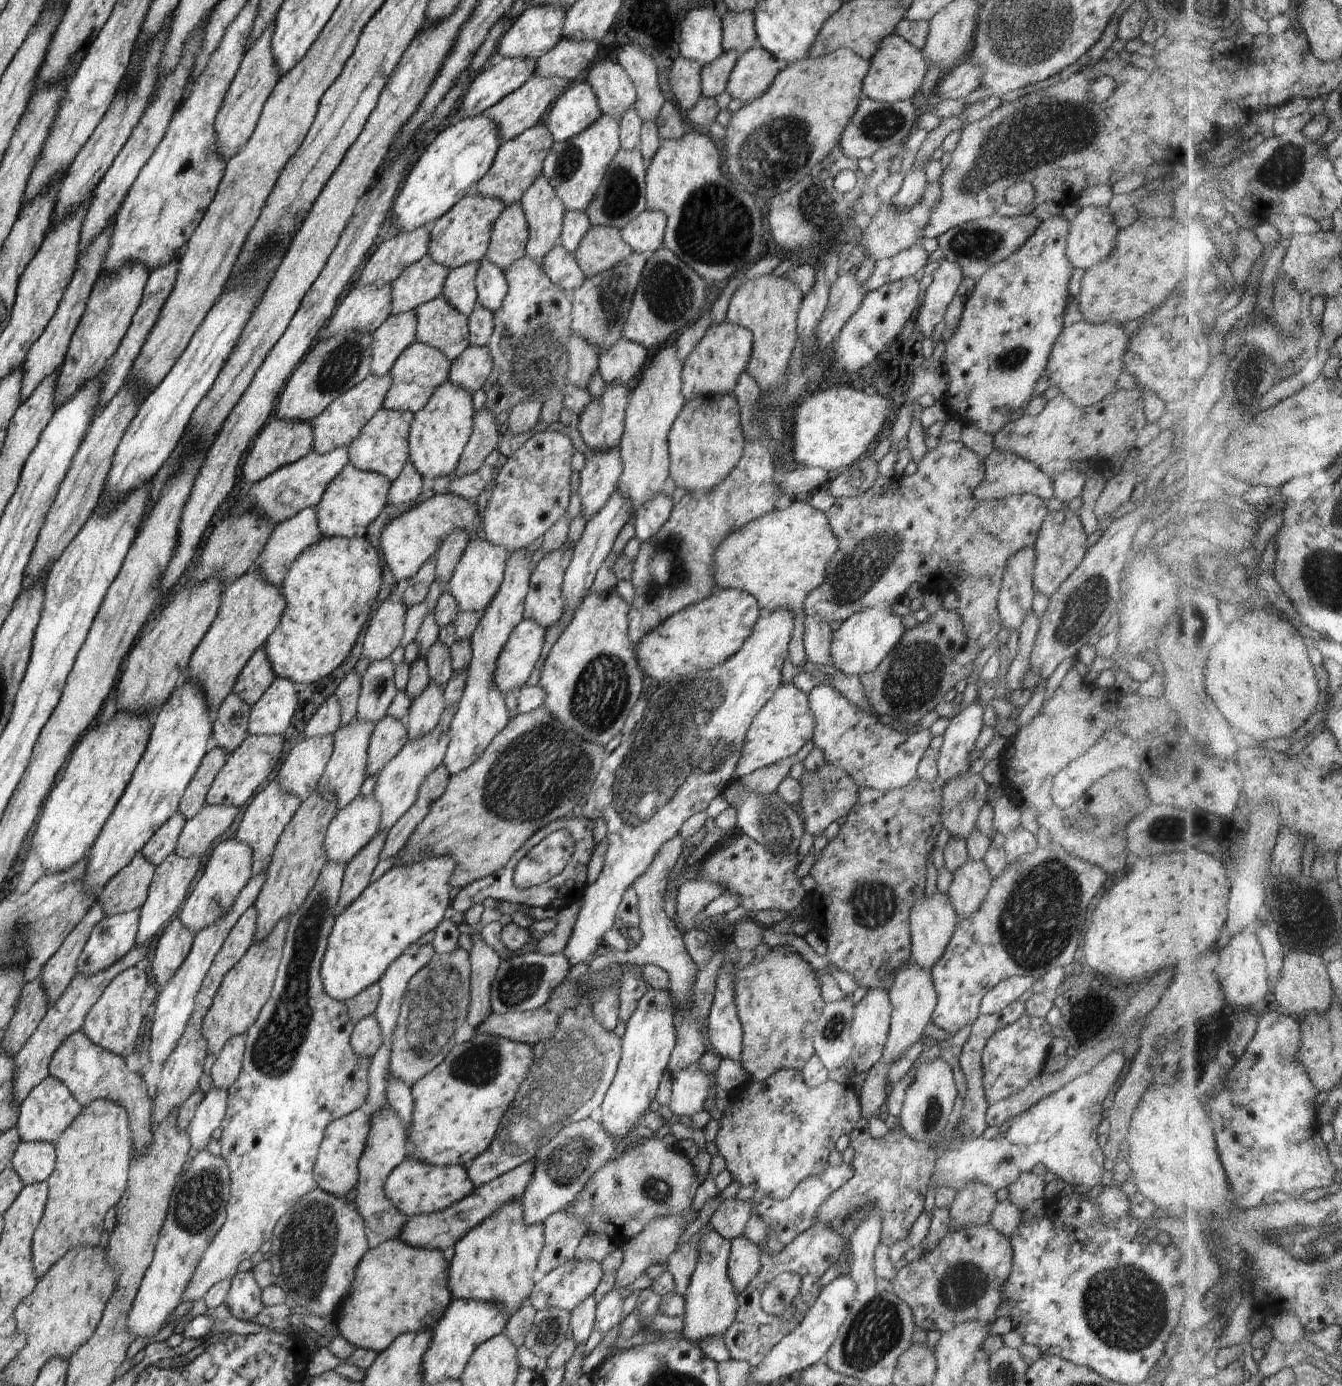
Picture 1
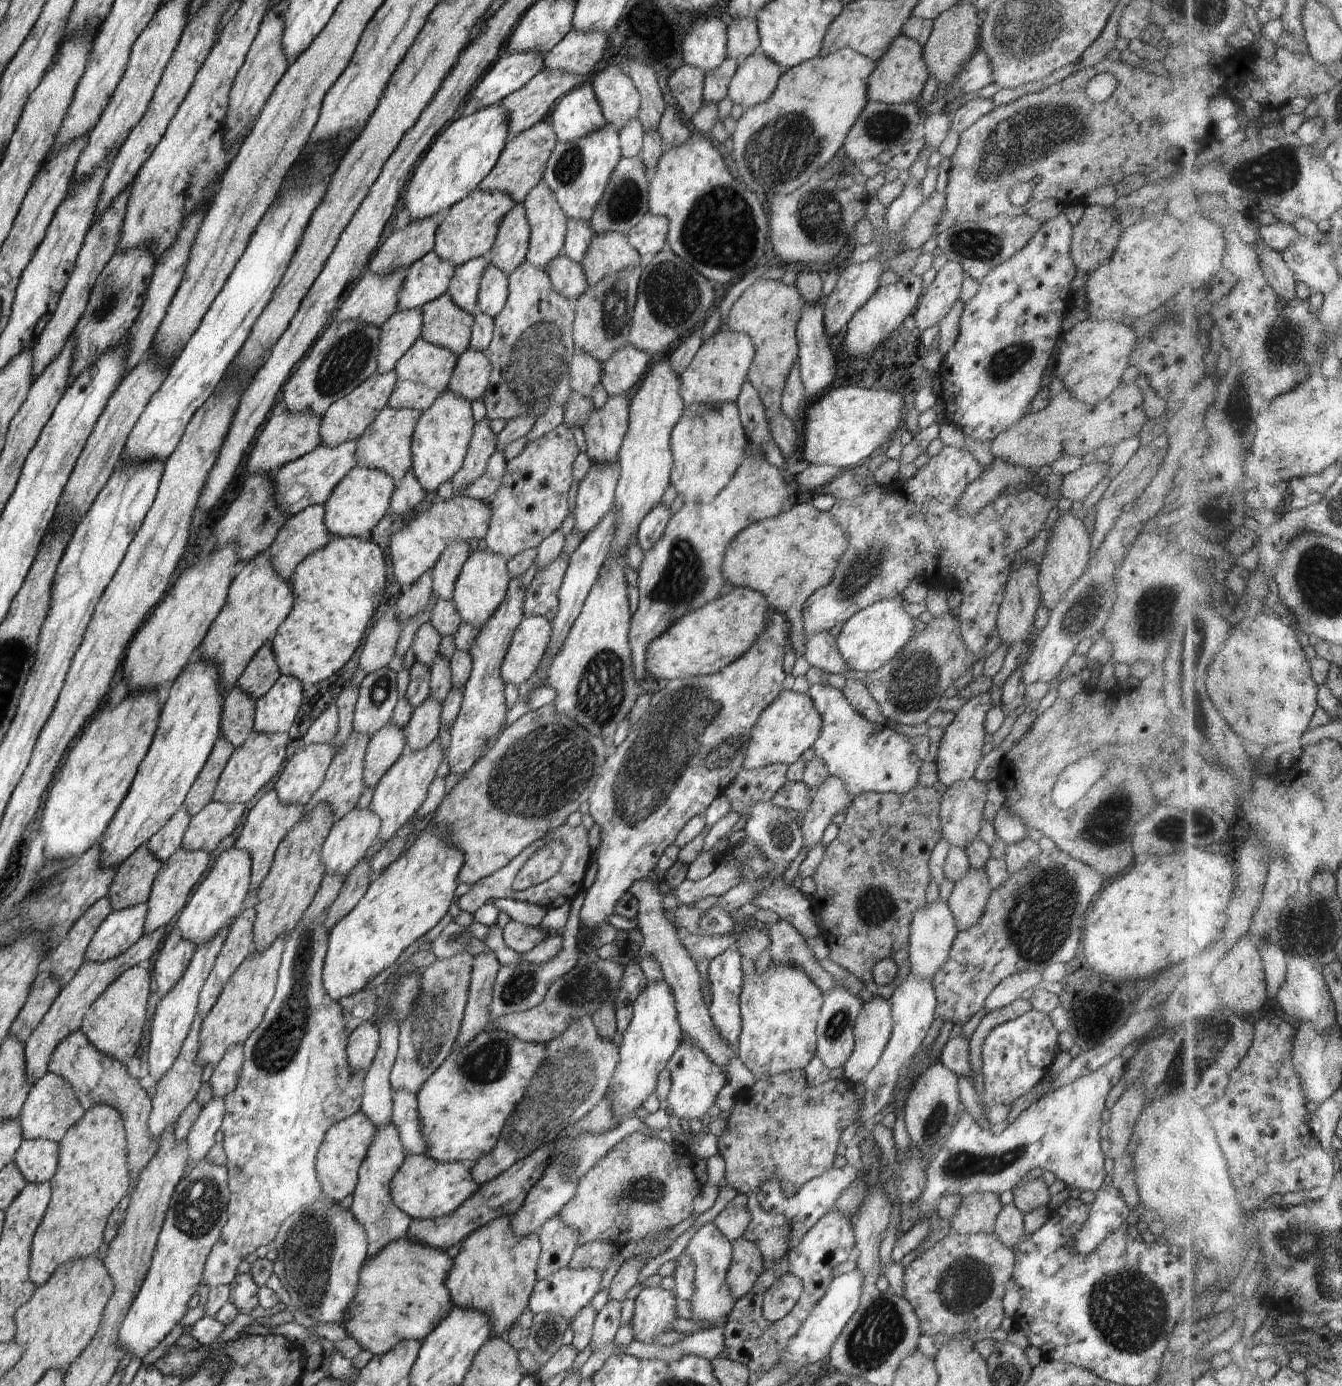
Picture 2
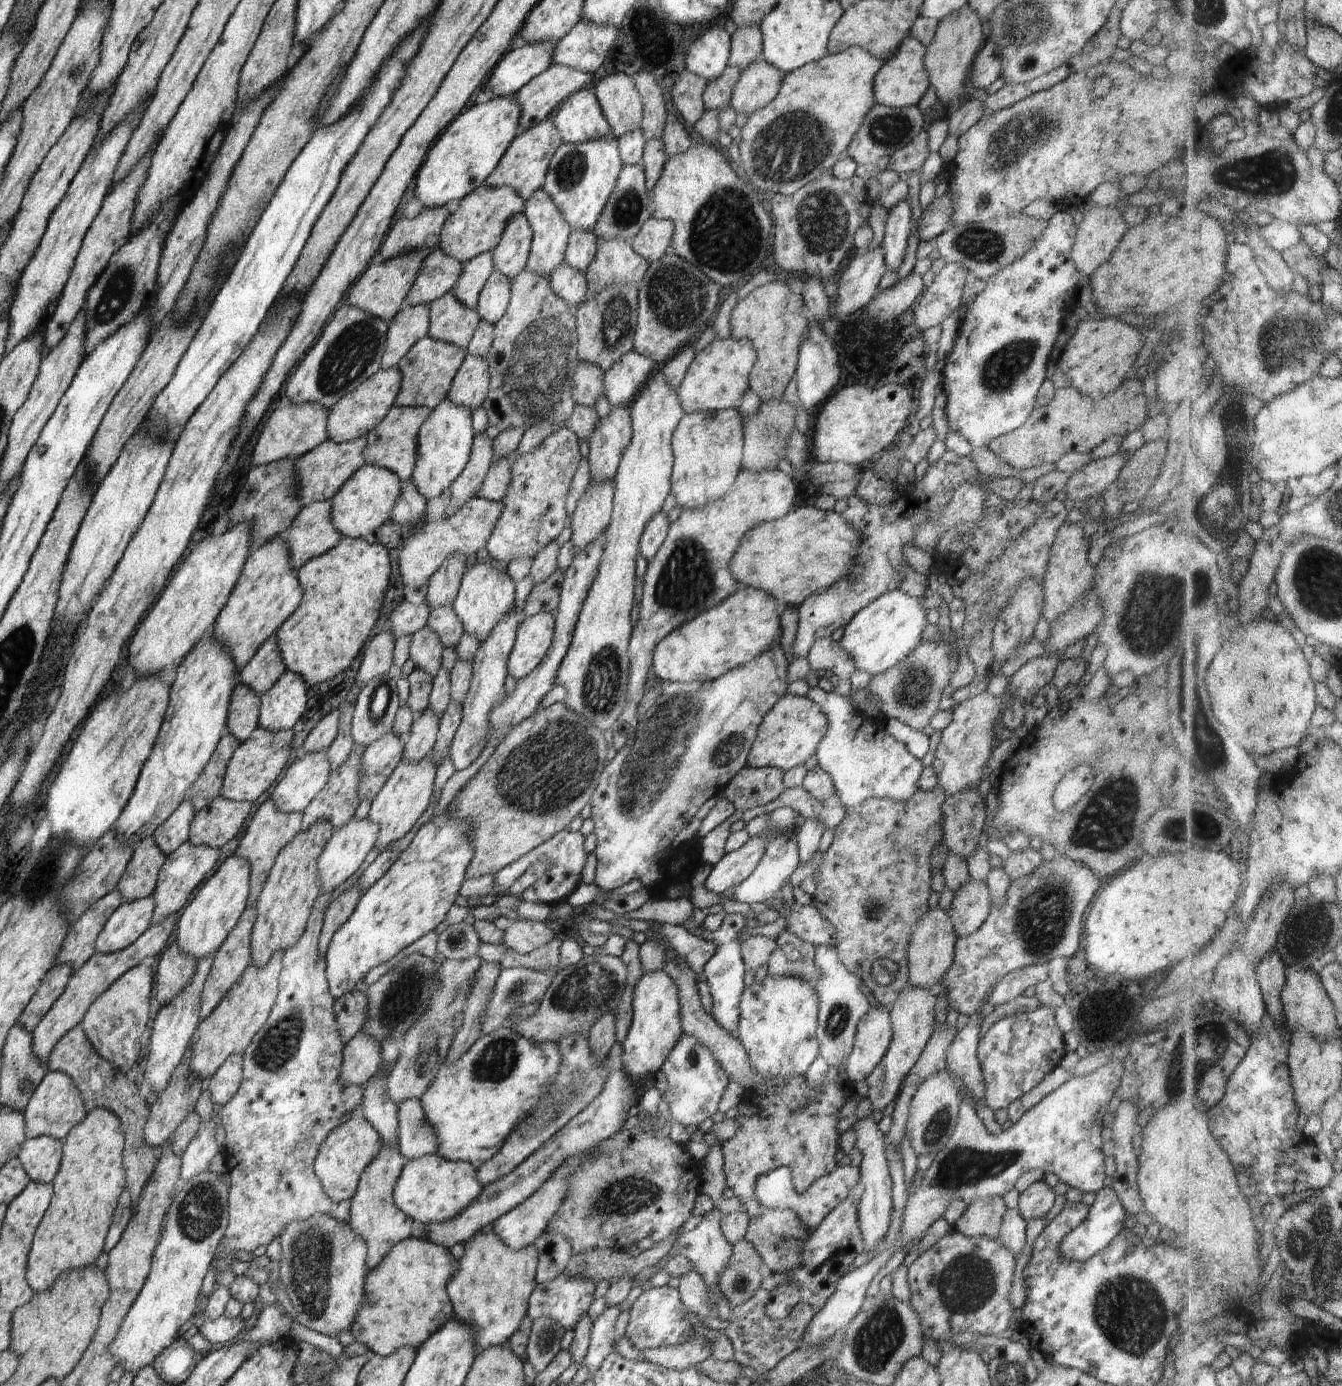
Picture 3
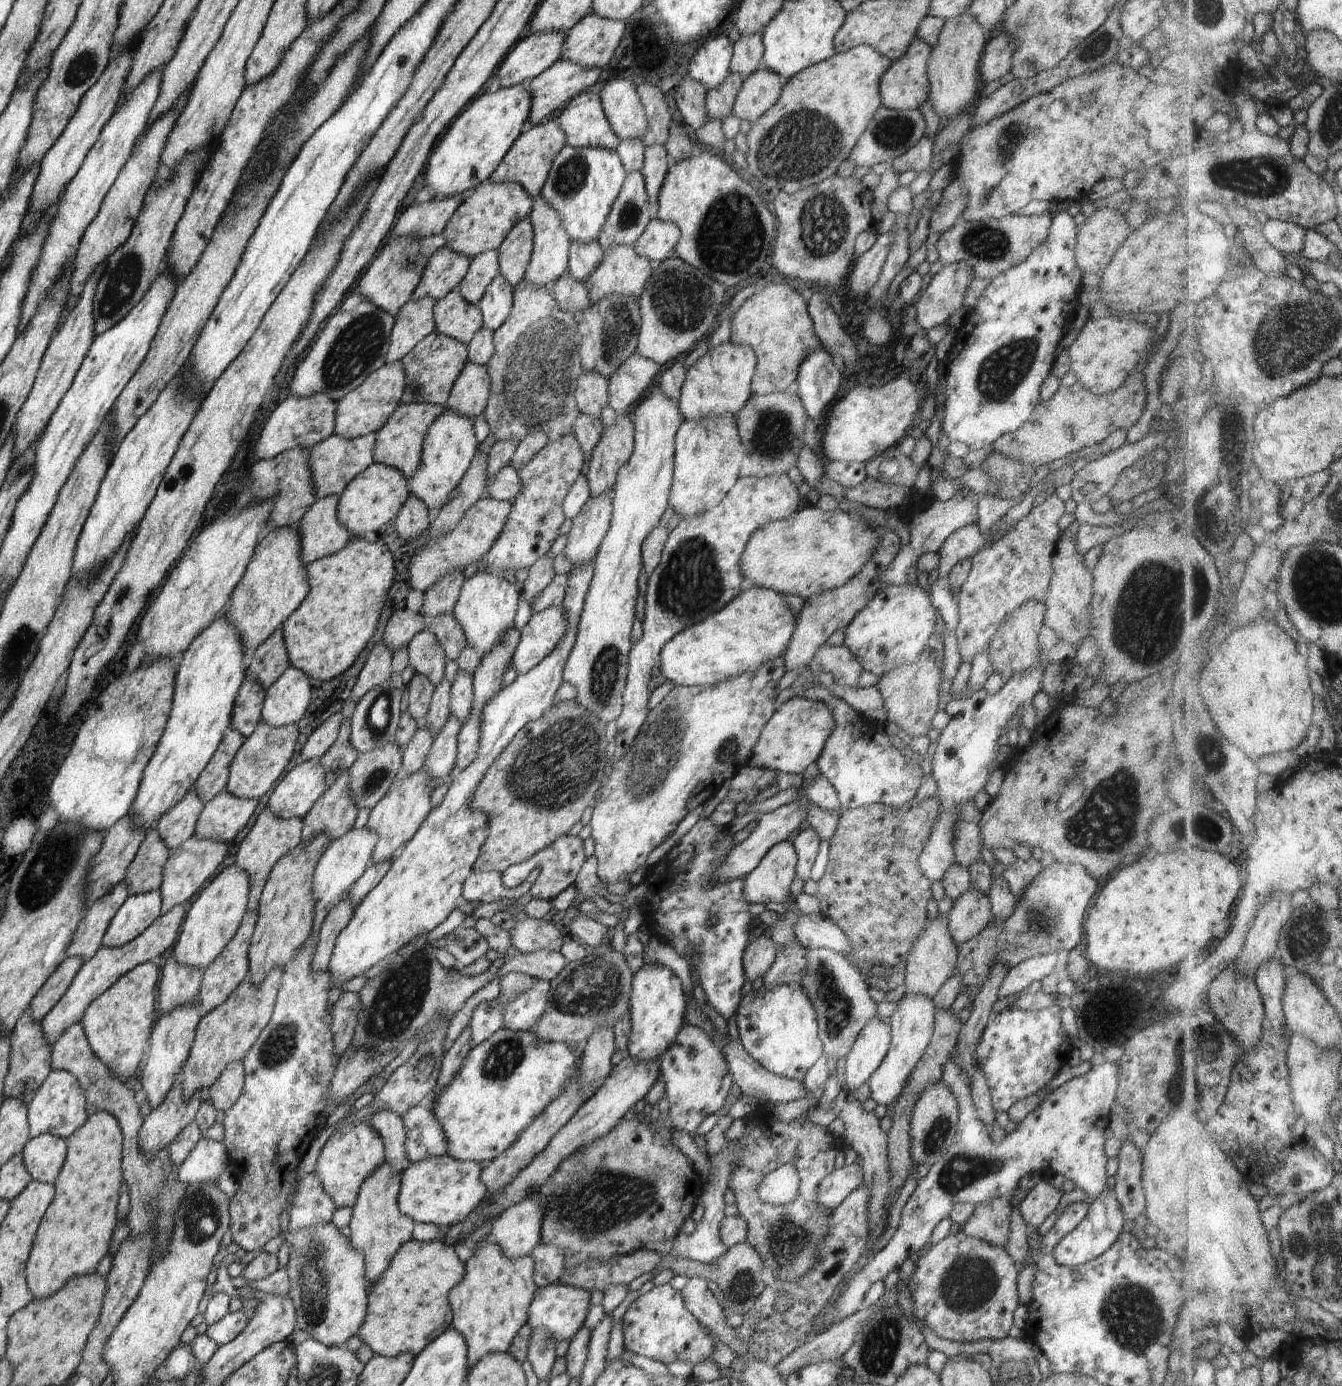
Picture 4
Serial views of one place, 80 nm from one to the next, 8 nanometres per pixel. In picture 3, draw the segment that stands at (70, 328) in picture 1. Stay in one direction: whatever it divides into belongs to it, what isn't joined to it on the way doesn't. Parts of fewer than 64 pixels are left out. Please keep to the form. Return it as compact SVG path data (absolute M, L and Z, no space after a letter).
M154 142L152 150L126 174L126 178L122 178L116 186L112 186L112 190L106 194L99 214L94 218L94 222L90 226L78 255L75 259L73 270L71 271L69 280L62 292L58 306L51 316L51 320L47 323L47 328L43 331L44 342L42 342L42 360L44 356L64 338L66 330L70 328L72 320L76 318L78 310L82 310L84 306L88 290L96 283L99 275L106 269L110 258L126 244L132 233L132 216L134 216L134 204L136 204L136 194L142 188L142 184L148 178L148 170L152 164L152 154L156 150L158 142Z

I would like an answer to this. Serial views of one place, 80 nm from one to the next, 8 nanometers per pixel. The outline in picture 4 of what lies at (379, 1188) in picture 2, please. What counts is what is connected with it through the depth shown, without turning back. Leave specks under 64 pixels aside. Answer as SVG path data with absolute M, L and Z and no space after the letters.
M384 1162L378 1170L374 1170L374 1174L370 1174L370 1178L362 1182L358 1200L352 1207L352 1219L347 1229L349 1244L362 1254L366 1280L372 1284L382 1280L398 1248L413 1240L415 1223L398 1209L400 1186L401 1174L396 1174L394 1168Z

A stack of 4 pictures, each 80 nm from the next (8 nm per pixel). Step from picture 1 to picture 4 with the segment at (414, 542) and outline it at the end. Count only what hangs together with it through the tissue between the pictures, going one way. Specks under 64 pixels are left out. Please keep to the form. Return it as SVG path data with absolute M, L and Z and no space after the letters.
M482 496L478 502L466 510L460 522L450 530L450 534L440 536L436 540L428 540L422 548L418 548L408 564L408 581L412 589L426 593L432 586L436 586L438 580L442 580L446 574L454 570L464 571L471 563L480 563L480 559L490 552L490 546L494 546L496 538L500 538L502 528L506 526L506 518L512 511L512 502L498 501L492 497Z

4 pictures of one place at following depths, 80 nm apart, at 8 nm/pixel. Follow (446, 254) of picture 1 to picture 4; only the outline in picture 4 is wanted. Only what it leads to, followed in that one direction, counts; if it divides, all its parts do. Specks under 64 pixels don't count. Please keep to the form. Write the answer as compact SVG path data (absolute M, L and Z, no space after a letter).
M481 182L472 195L458 205L447 222L443 232L445 245L470 260L483 252L496 251L510 229L530 214L532 205L533 198L518 183Z

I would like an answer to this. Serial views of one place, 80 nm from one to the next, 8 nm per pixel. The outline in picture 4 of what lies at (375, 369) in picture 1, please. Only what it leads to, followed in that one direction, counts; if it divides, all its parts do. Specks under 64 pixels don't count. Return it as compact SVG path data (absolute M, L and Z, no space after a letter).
M422 297L402 306L394 317L385 364L401 361L418 342L434 332L436 301L432 297Z

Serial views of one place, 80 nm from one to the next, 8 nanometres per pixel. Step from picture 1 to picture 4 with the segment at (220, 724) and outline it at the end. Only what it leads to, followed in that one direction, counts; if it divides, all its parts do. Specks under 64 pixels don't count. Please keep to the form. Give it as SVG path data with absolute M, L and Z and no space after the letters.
M246 678L238 690L234 702L231 727L248 738L261 722L264 698L267 689L253 678Z

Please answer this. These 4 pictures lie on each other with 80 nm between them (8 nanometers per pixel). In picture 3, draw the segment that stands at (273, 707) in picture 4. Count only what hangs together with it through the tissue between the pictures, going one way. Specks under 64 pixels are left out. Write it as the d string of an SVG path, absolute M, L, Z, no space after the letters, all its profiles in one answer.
M286 670L274 687L261 696L258 727L271 732L291 730L306 710L307 694L304 678Z

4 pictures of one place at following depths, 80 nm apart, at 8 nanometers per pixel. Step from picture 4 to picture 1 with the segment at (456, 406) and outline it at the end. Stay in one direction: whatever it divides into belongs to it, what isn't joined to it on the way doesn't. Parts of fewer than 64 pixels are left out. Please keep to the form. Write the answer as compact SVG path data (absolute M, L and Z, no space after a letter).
M468 345L450 365L449 381L461 386L470 394L482 388L493 369L489 348Z

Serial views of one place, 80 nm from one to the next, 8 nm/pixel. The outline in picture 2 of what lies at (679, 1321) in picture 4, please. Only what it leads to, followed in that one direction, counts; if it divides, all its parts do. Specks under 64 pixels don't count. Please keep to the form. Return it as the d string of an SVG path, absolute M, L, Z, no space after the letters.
M643 1286L635 1297L635 1309L631 1319L634 1339L652 1343L653 1338L676 1330L672 1328L677 1316L677 1301L674 1290Z

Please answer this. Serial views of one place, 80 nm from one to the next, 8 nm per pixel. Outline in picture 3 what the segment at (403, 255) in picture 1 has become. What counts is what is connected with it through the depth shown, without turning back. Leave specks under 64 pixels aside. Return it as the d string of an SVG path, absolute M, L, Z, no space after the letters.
M434 206L424 208L414 218L402 217L387 233L377 259L390 260L414 248L430 248L439 244L442 226L446 224L449 214L444 206Z

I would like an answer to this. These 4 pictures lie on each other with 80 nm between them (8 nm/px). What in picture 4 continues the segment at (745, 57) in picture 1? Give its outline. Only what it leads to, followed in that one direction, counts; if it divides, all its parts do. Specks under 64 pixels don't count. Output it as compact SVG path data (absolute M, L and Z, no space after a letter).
M762 65L754 74L744 78L732 106L732 115L754 124L779 101L784 83L778 74Z

